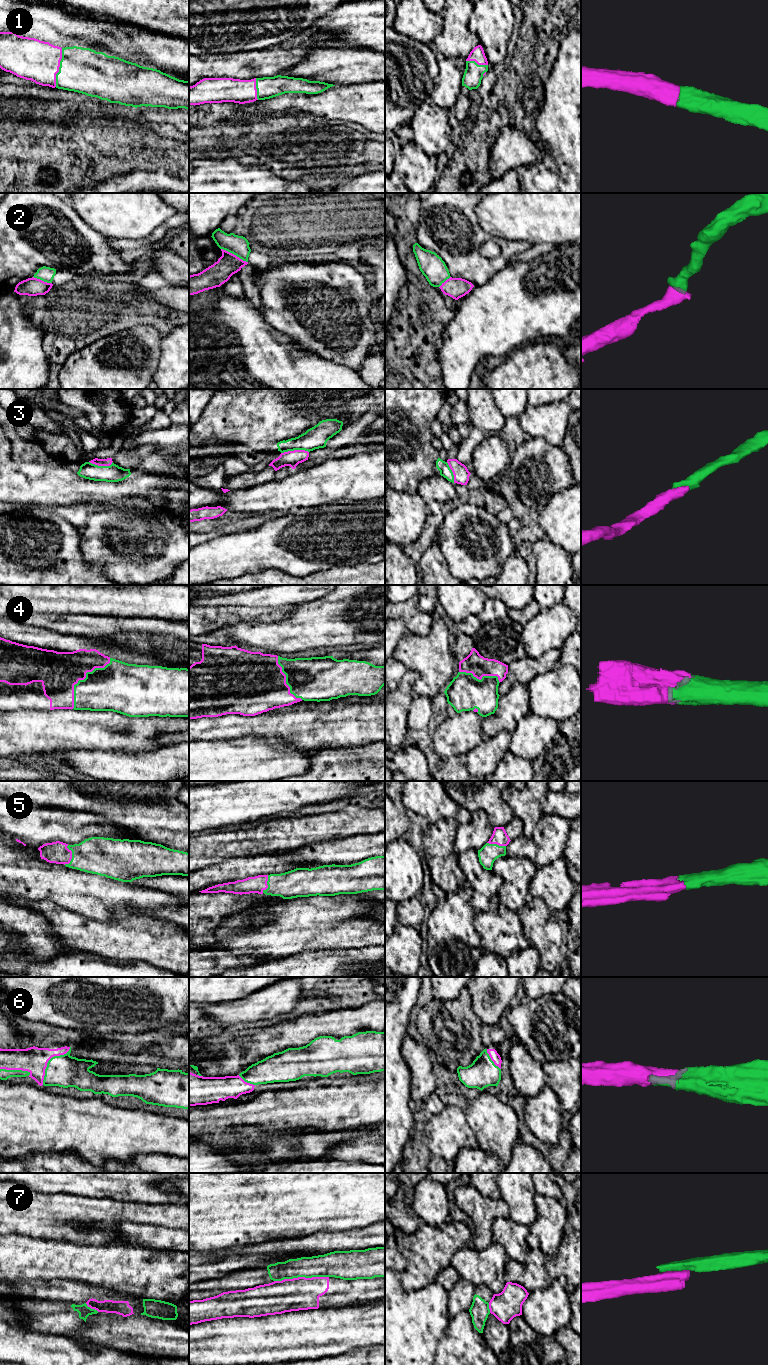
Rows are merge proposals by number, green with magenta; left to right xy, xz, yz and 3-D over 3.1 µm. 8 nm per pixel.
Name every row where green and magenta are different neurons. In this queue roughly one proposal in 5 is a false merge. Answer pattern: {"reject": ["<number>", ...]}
{"reject": ["2", "7"]}

